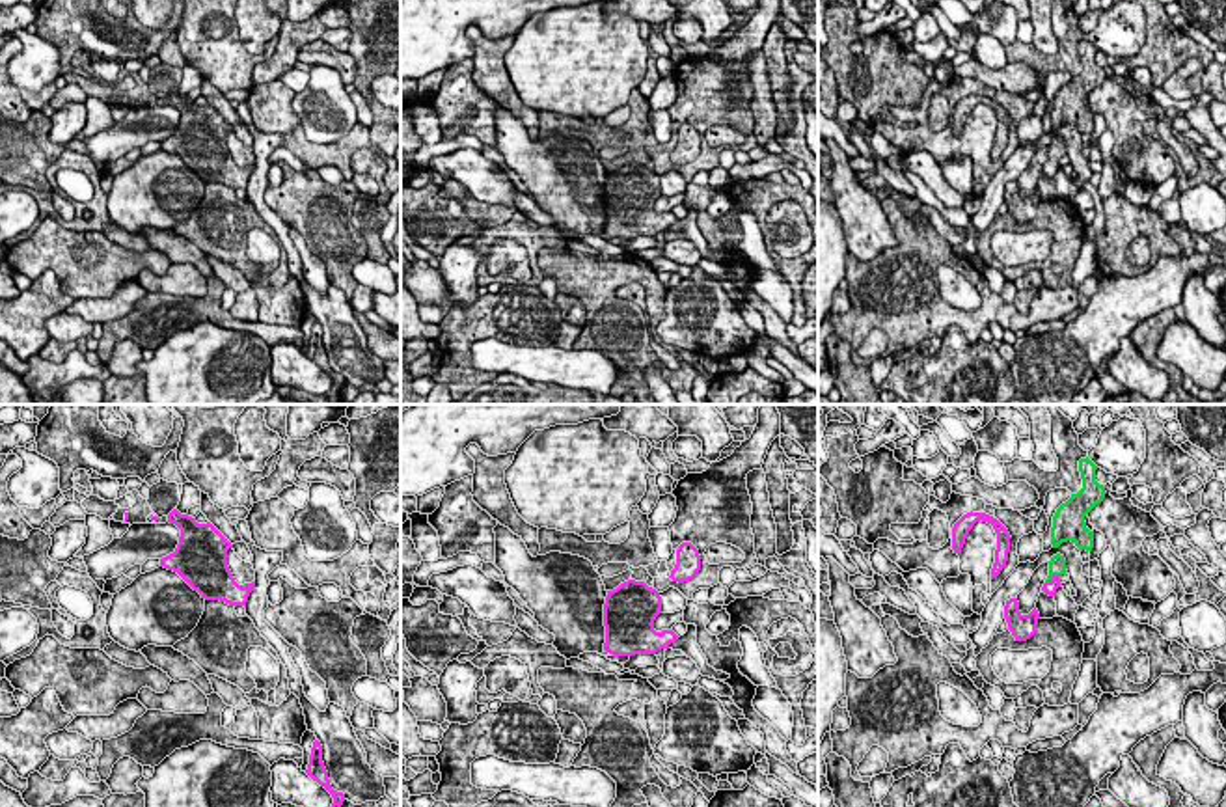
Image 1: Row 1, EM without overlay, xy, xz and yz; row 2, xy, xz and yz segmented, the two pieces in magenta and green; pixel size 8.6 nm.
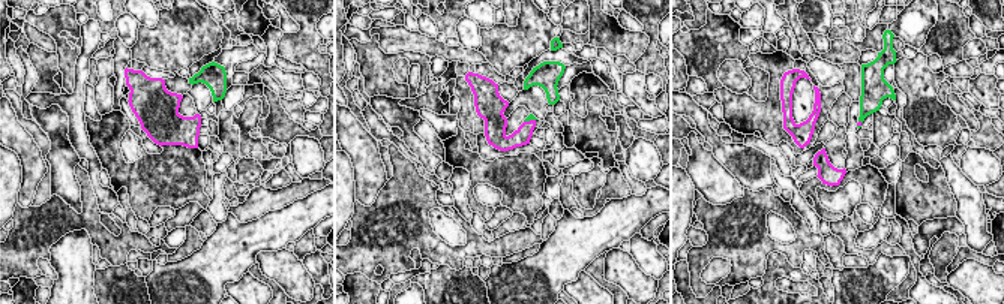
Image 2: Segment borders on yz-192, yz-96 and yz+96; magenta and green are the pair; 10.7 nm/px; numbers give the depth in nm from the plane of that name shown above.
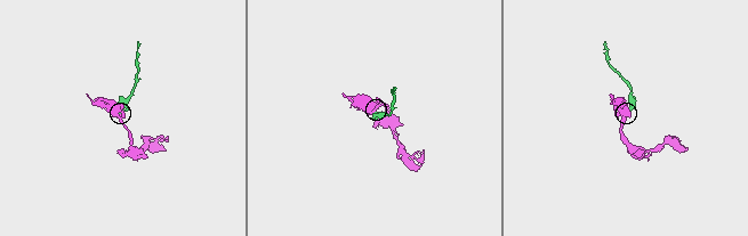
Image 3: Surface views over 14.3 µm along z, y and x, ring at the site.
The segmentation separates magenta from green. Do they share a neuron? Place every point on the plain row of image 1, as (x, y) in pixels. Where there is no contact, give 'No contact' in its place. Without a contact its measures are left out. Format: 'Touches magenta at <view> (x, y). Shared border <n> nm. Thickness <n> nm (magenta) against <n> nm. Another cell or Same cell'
Touches magenta at yz (1053, 161). Shared border 140 nm. Thickness 130 nm (magenta) against 160 nm. Same cell

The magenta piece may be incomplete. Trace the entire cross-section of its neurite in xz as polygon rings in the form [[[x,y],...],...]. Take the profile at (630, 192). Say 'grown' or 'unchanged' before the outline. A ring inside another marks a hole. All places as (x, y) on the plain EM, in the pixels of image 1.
unchanged; [[[628,162],[607,173],[604,186],[606,226],[613,239],[656,237],[678,222],[673,212],[654,212],[661,179],[645,164]]]

